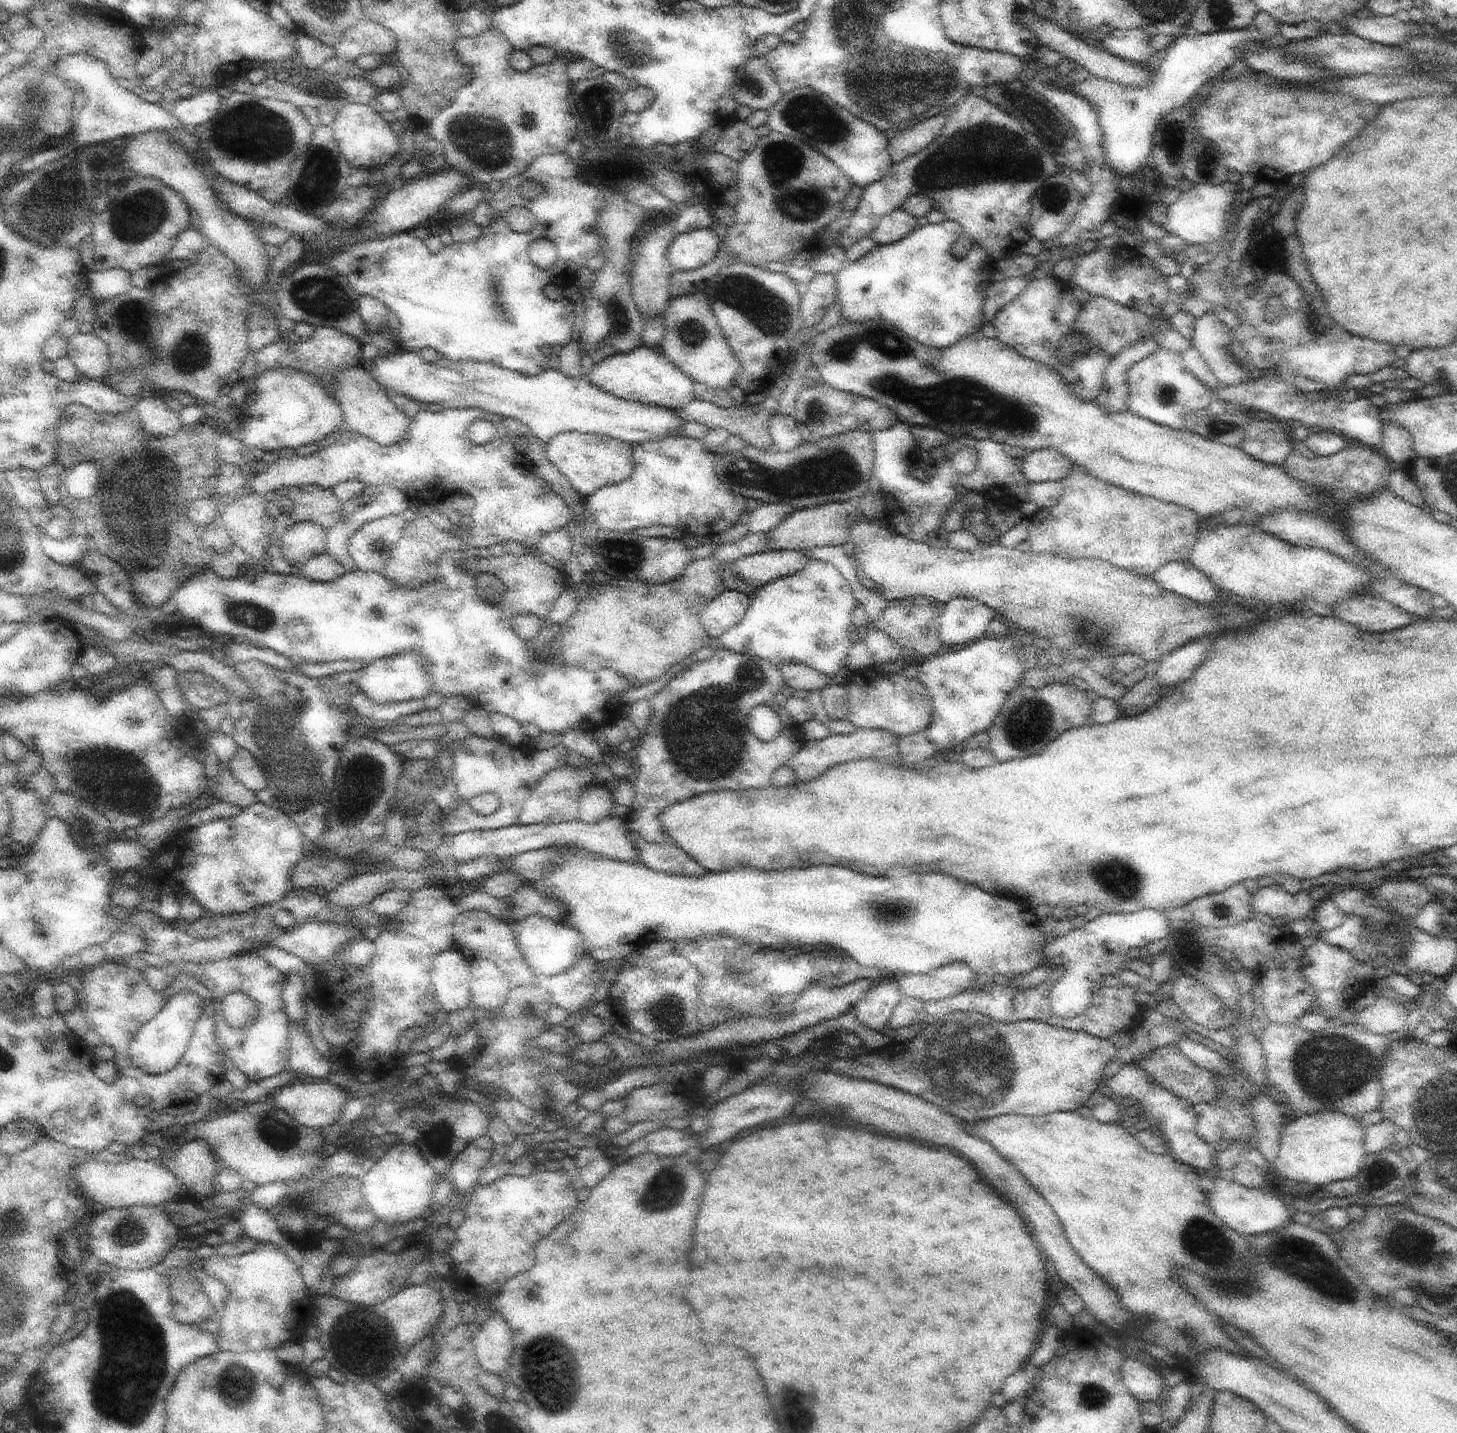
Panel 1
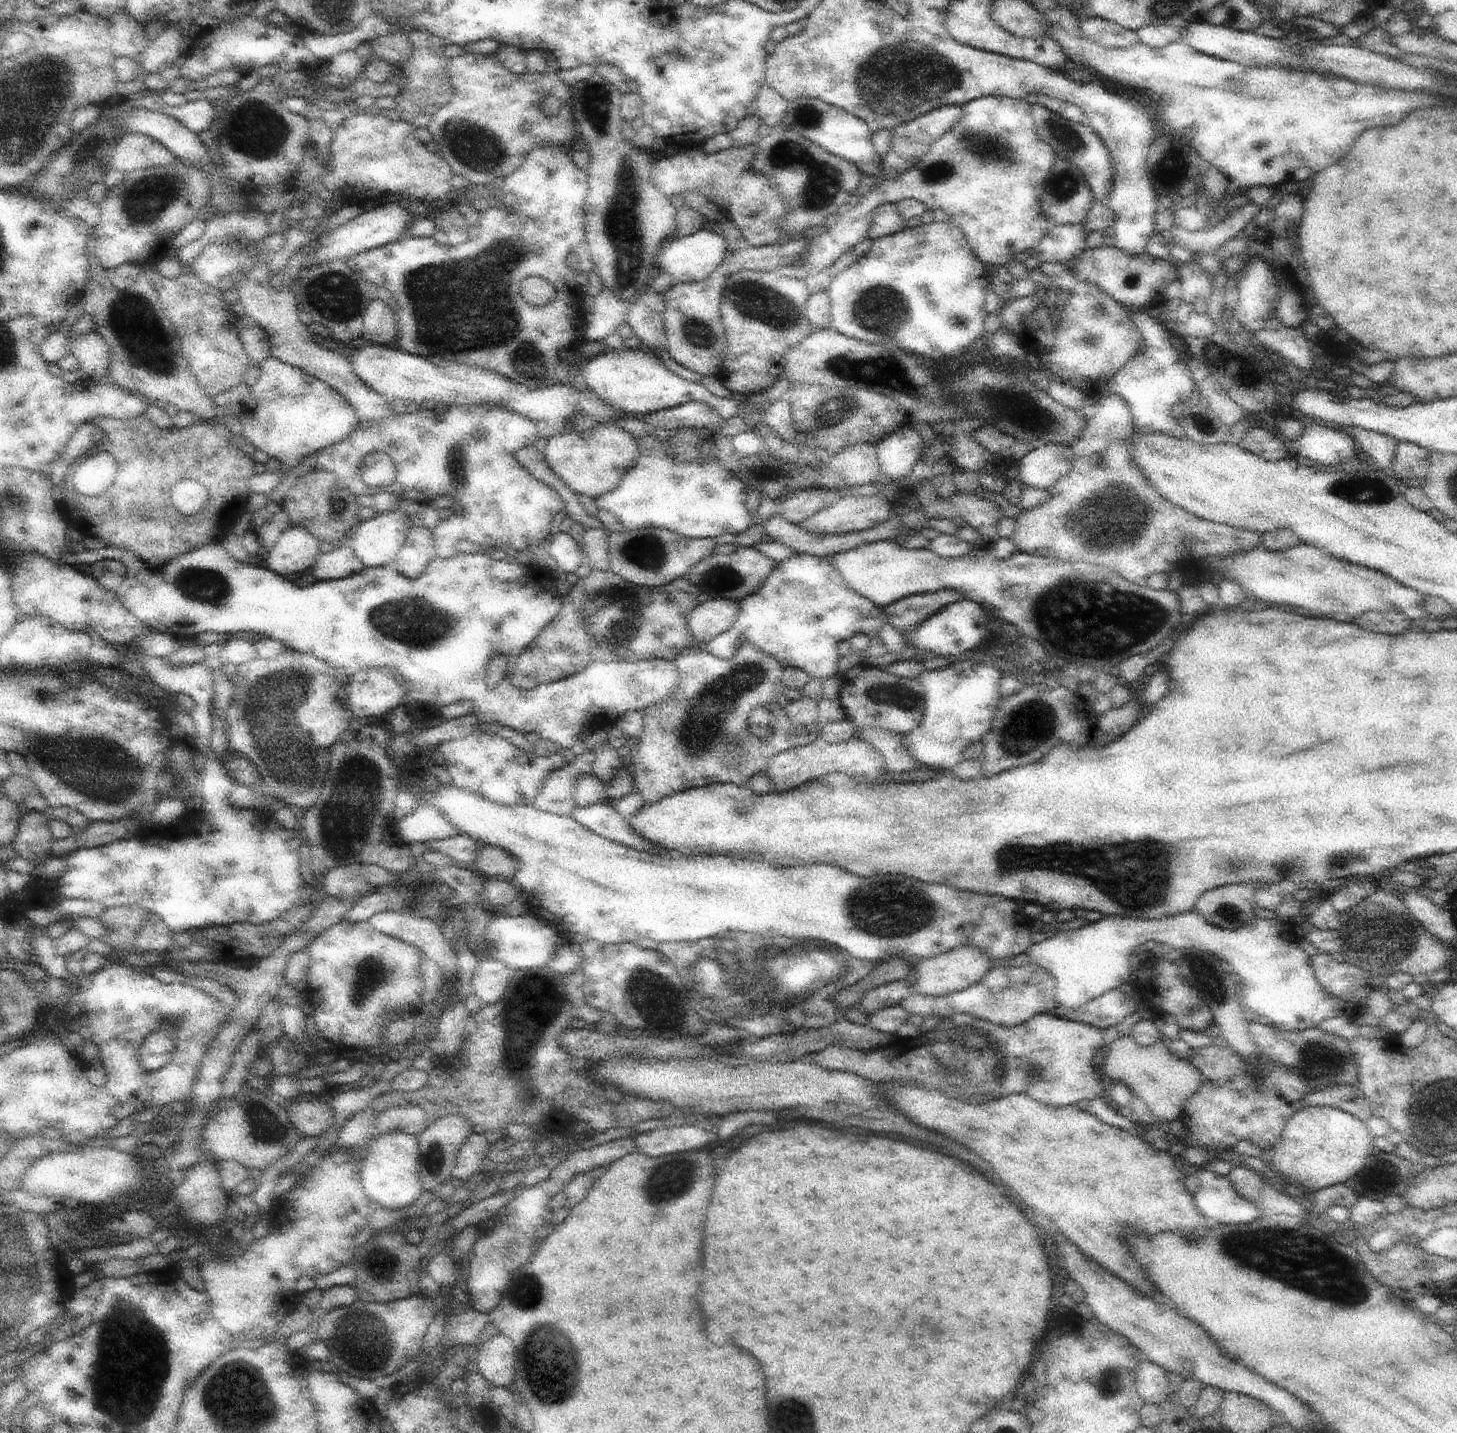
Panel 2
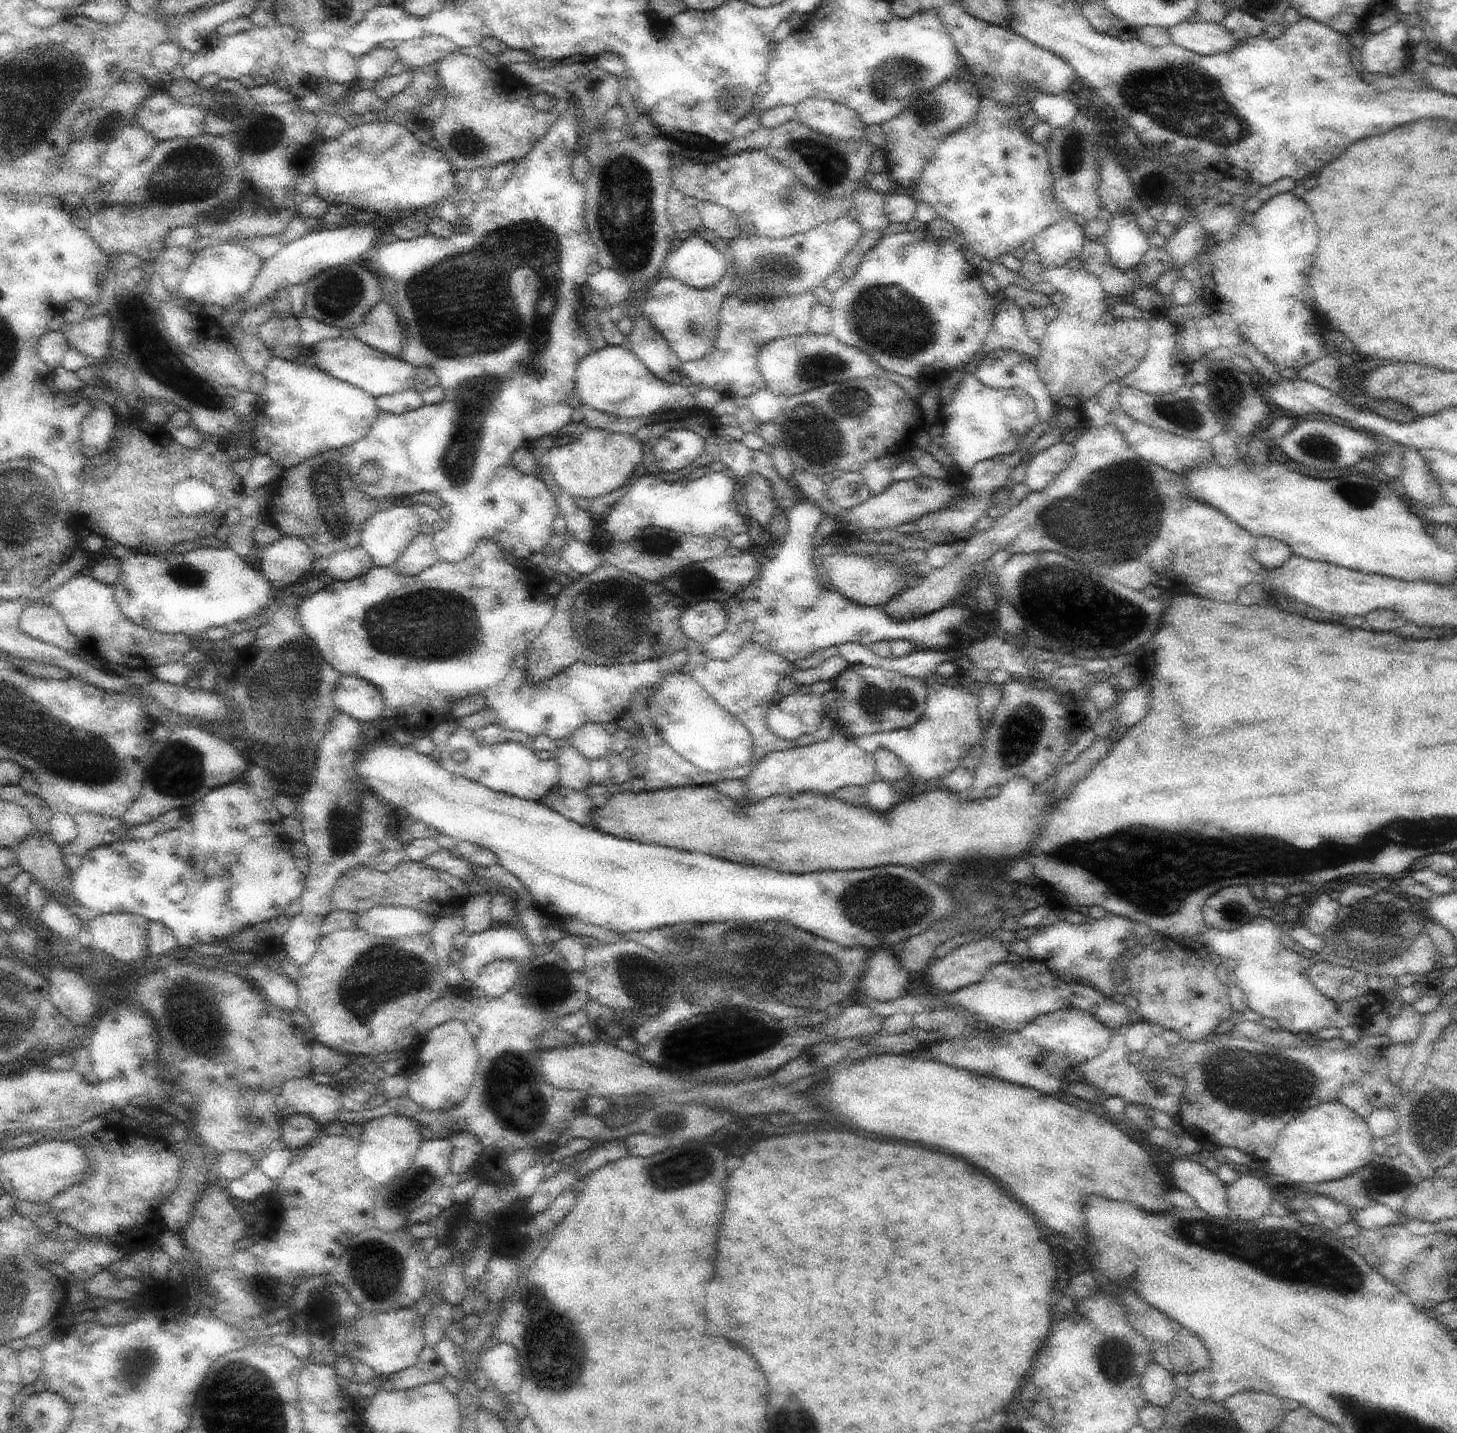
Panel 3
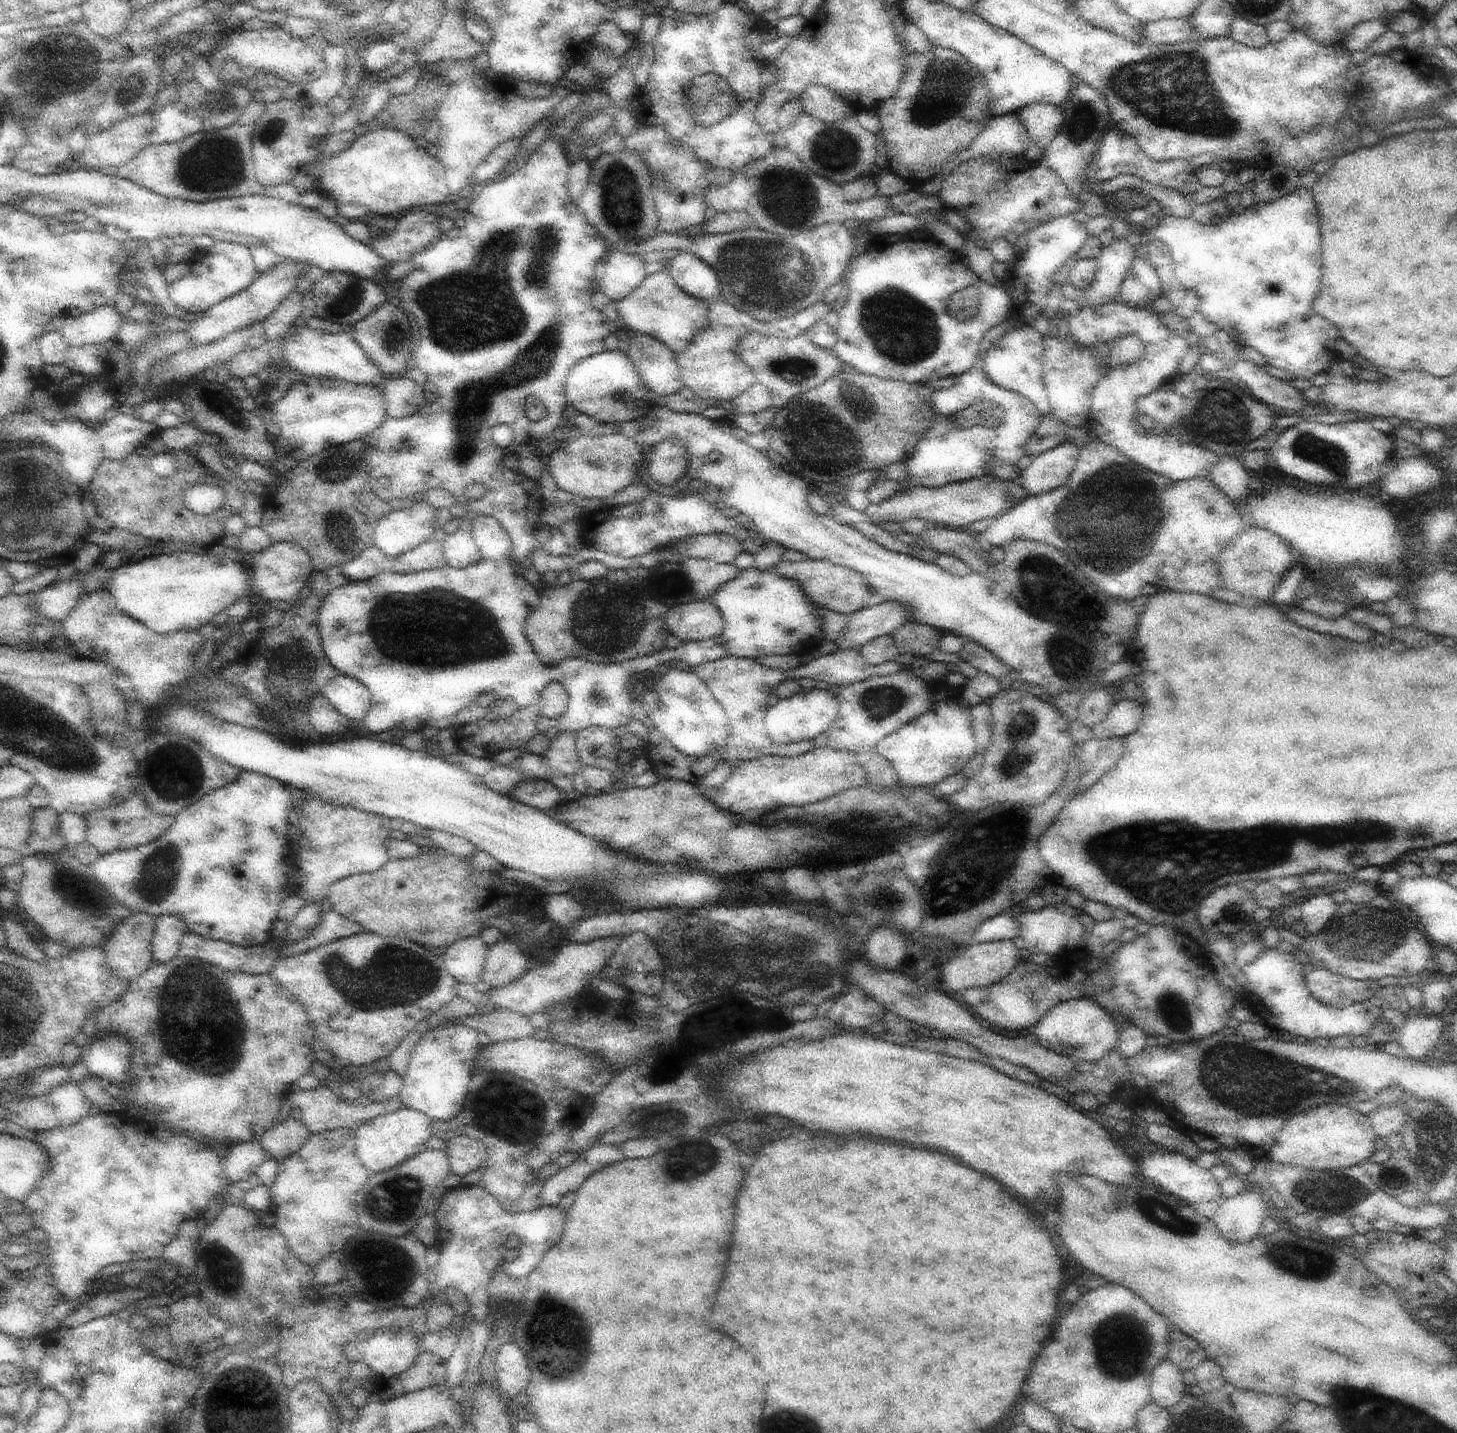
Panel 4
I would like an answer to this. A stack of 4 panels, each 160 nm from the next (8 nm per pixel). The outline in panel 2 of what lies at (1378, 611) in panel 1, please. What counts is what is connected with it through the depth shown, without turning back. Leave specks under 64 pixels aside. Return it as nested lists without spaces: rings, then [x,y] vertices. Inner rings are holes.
[[[1368,611],[1360,616],[1354,617],[1354,623],[1366,630],[1387,635],[1401,635],[1411,629],[1412,621],[1398,611],[1381,613]]]

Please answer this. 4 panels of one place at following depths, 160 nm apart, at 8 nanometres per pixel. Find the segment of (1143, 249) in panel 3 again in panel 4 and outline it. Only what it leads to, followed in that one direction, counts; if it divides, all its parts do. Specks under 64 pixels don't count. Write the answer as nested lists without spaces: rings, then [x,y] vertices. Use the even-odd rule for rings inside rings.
[[[1138,233],[1130,239],[1118,240],[1118,238],[1115,238],[1106,248],[1101,250],[1100,256],[1097,258],[1098,270],[1088,289],[1076,288],[1072,286],[1068,279],[1065,280],[1059,289],[1066,299],[1076,301],[1081,307],[1097,309],[1098,307],[1114,303],[1120,296],[1122,283],[1131,269],[1135,254],[1141,249],[1142,243]]]

